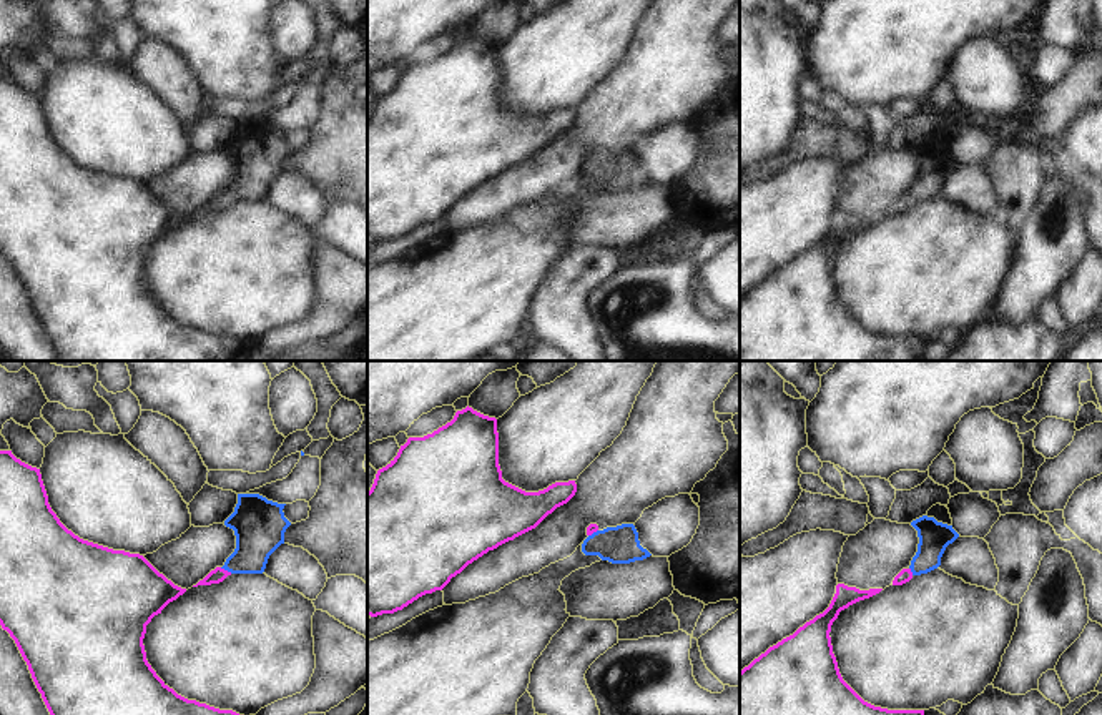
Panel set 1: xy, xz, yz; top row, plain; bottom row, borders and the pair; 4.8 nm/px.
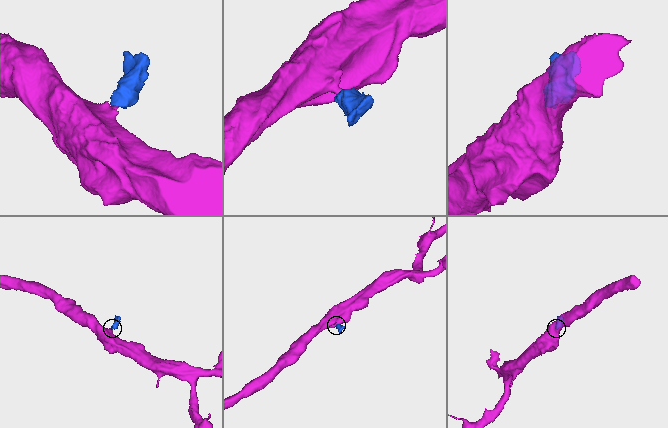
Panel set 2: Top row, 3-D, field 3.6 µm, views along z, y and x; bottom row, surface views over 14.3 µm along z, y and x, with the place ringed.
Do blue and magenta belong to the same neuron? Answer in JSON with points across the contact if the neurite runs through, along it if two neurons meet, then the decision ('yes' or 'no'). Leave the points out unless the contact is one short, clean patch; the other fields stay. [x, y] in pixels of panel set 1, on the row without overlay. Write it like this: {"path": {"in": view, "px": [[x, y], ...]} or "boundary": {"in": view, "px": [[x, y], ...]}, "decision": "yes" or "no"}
{"path": {"in": "xy", "px": [[260, 157], [256, 167], [226, 197], [216, 203]]}, "decision": "yes"}

